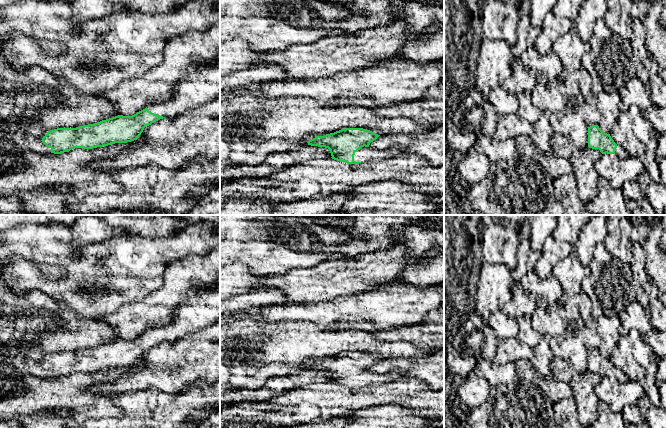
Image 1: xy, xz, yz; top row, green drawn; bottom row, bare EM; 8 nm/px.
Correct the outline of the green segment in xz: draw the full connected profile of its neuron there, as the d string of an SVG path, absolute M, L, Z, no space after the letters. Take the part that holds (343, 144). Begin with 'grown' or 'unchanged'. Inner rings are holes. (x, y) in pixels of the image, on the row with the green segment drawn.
grown; M346 128L324 136L315 136L308 145L325 147L330 150L331 158L348 164L359 164L370 160L384 160L402 154L399 149L377 150L369 145L380 135L363 128Z

